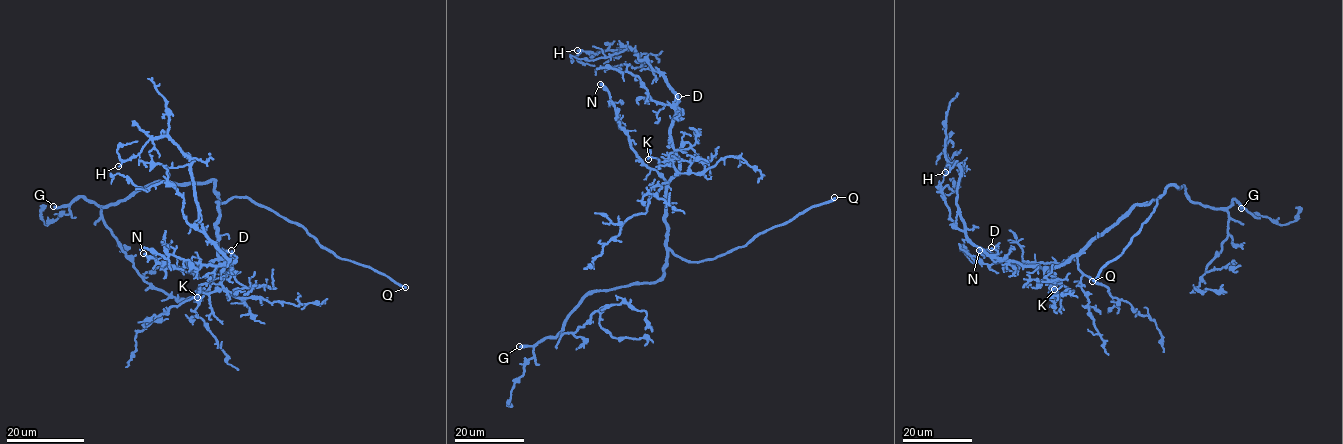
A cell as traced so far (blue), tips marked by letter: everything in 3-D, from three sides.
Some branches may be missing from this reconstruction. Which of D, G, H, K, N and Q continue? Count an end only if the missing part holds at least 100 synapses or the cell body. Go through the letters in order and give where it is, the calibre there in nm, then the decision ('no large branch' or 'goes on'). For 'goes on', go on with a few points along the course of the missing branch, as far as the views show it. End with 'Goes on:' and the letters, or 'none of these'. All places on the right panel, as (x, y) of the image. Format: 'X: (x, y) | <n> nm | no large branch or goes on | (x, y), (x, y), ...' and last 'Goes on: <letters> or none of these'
D: (991, 247) | 110 nm | no large branch
G: (1241, 208) | 320 nm | goes on | (1241, 208), (1245, 206), (1248, 215), (1244, 226), (1225, 254), (1221, 283), (1239, 296), (1275, 287), (1285, 289)
H: (945, 172) | 140 nm | no large branch
K: (1054, 289) | 120 nm | no large branch
N: (979, 250) | 240 nm | no large branch
Q: (1092, 281) | 280 nm | goes on | (1092, 281), (1068, 282), (1052, 274), (1034, 272), (1025, 279)
Goes on: G, Q

